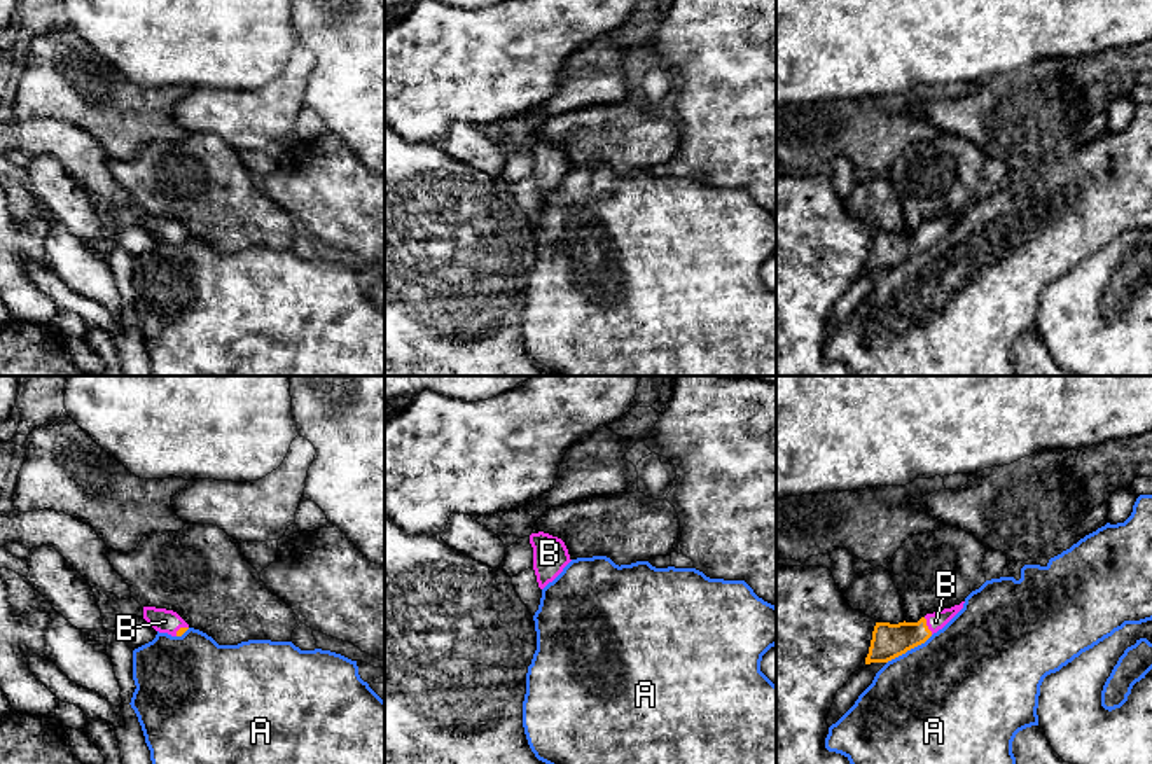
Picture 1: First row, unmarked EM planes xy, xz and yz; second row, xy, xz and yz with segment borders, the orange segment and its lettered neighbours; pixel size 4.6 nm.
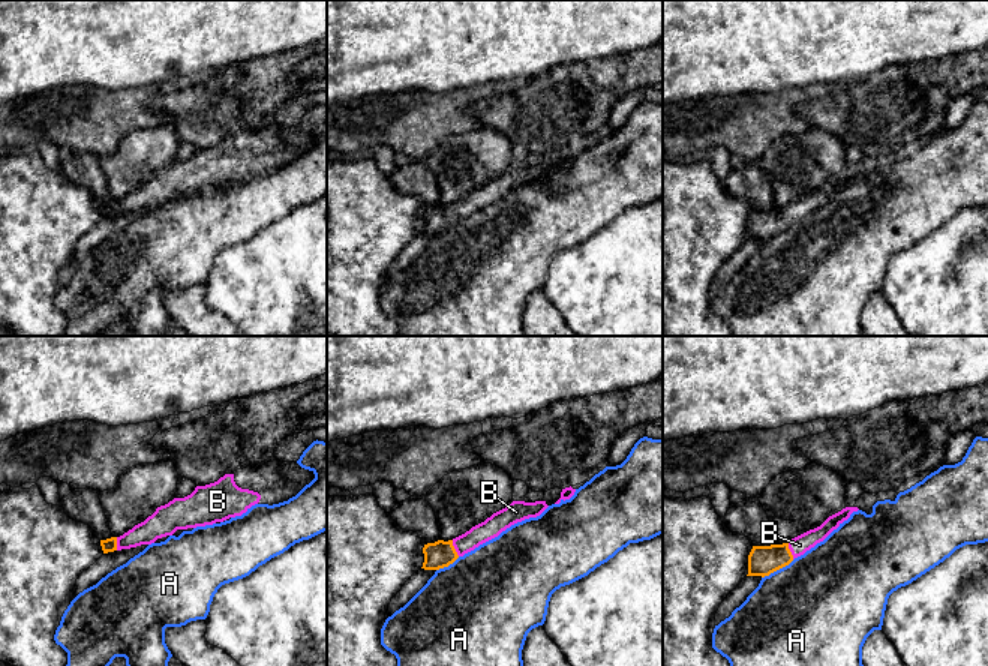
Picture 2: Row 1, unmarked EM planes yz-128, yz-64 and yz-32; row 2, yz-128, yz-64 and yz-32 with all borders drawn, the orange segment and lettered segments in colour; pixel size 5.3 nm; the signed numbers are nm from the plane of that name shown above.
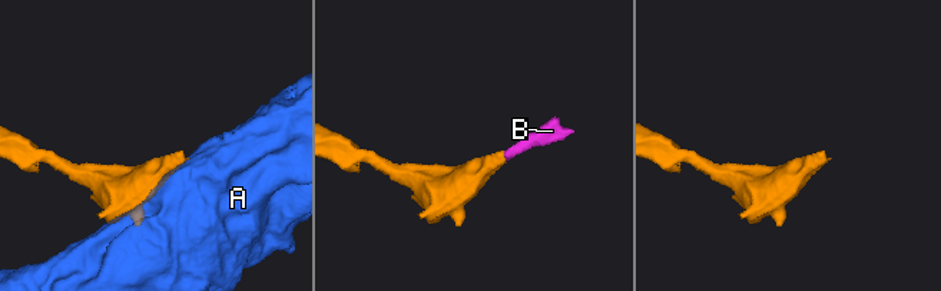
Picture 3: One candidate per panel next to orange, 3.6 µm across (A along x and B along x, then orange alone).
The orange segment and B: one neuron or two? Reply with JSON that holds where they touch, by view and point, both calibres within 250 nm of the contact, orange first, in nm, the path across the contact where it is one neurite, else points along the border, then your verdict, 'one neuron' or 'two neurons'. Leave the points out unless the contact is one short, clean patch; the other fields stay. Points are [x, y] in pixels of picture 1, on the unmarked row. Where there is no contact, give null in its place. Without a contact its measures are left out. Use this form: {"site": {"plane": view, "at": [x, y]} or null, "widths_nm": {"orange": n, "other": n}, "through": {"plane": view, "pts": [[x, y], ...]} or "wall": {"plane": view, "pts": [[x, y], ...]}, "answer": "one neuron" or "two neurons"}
{"site": {"plane": "yz", "at": [927, 235]}, "widths_nm": {"orange": 160, "other": 90}, "through": {"plane": "yz", "pts": [[888, 249], [918, 242], [927, 235], [936, 229]]}, "answer": "one neuron"}

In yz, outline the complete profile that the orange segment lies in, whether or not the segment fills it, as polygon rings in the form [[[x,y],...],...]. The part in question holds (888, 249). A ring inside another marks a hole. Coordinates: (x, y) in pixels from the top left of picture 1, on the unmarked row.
[[[963,212],[926,222],[918,231],[876,231],[865,273],[888,271],[925,252],[963,217]]]

